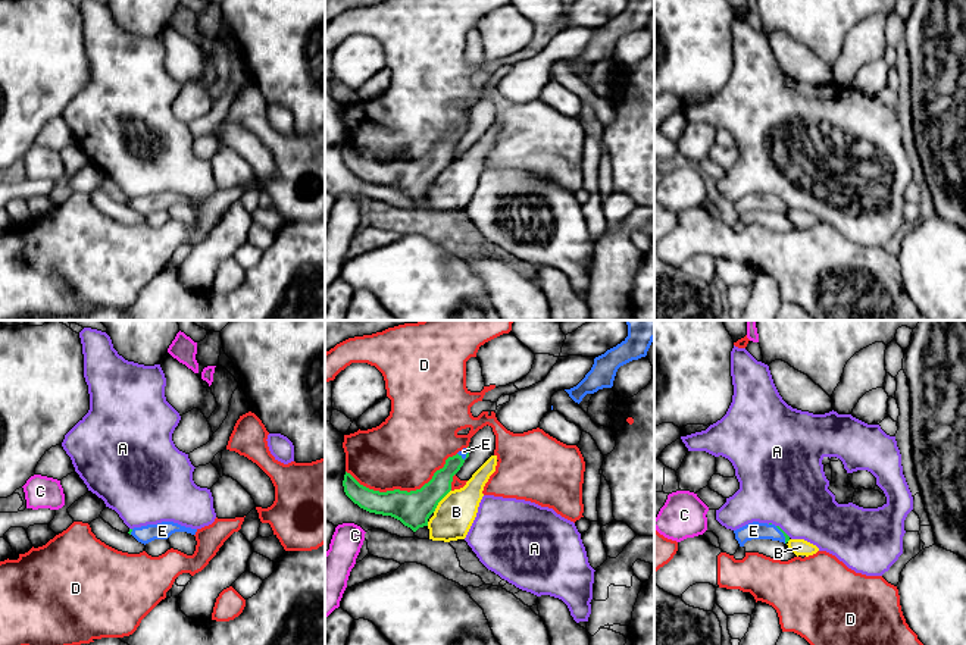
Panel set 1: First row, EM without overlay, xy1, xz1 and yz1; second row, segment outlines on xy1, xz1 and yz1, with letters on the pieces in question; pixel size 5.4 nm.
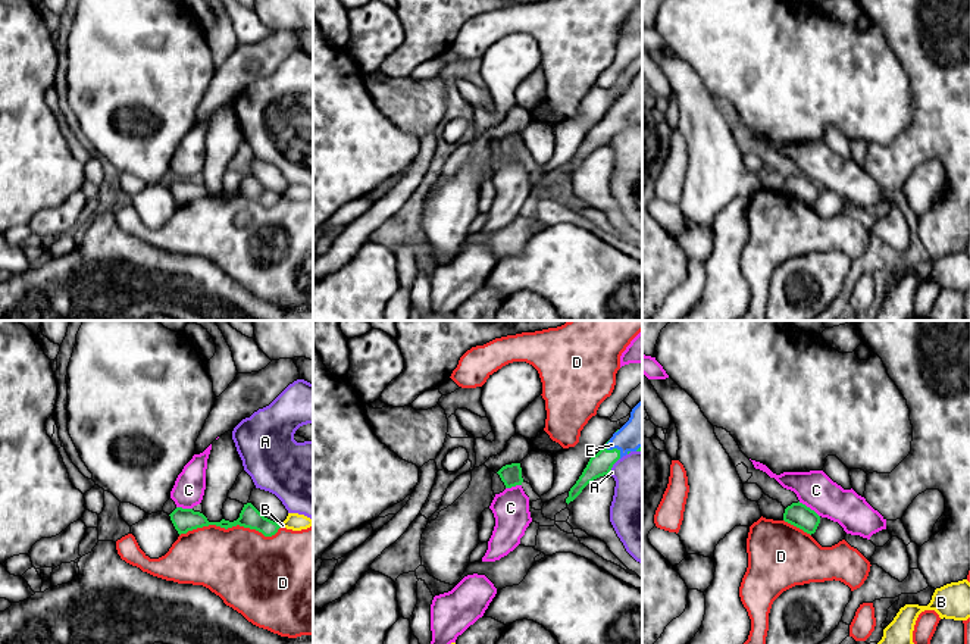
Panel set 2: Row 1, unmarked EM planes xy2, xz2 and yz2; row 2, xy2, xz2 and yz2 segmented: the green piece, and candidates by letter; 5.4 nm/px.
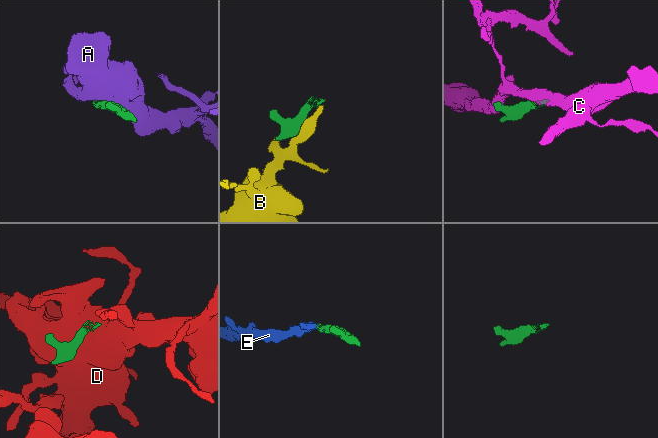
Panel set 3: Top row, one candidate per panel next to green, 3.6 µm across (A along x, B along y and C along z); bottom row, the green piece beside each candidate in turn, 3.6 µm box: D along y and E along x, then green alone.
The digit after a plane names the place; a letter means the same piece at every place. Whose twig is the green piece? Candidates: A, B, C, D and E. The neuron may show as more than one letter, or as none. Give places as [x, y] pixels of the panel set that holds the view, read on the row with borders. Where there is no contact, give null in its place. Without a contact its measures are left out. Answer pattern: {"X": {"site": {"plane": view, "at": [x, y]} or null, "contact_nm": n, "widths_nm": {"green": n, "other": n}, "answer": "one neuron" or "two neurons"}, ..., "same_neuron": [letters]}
{"A": {"site": {"plane": "xz2", "at": [612, 466]}, "contact_nm": 120, "widths_nm": {"green": 120, "other": 320}, "answer": "two neurons"}, "B": {"site": {"plane": "xz1", "at": [440, 500]}, "contact_nm": 160, "widths_nm": {"green": 190, "other": 220}, "answer": "two neurons"}, "C": {"site": {"plane": "yz2", "at": [809, 507]}, "contact_nm": 150, "widths_nm": {"green": 130, "other": 200}, "answer": "two neurons"}, "D": {"site": {"plane": "xz1", "at": [403, 491]}, "contact_nm": 600, "widths_nm": {"green": 190, "other": 400}, "answer": "two neurons"}, "E": {"site": {"plane": "xz2", "at": [613, 449]}, "contact_nm": 120, "widths_nm": {"green": 120, "other": 180}, "answer": "one neuron"}, "same_neuron": ["E"]}

